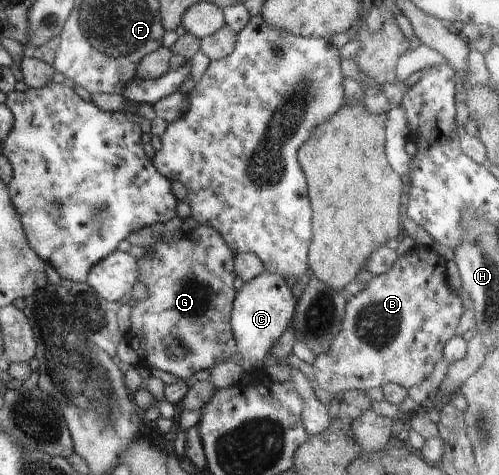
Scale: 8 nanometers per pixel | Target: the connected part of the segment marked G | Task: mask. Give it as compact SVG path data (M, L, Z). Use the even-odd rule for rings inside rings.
M200 225L191 233L180 233L176 237L163 236L149 249L150 255L138 260L140 271L139 281L148 289L148 297L144 301L132 303L130 317L131 329L126 333L125 341L139 355L142 363L150 368L162 369L172 373L174 377L188 379L197 371L206 371L219 363L227 362L233 355L238 354L236 337L230 329L230 316L236 290L234 289L235 254L226 245L224 238L213 227ZM170 341L180 341L184 349L184 357L174 359L170 353Z

